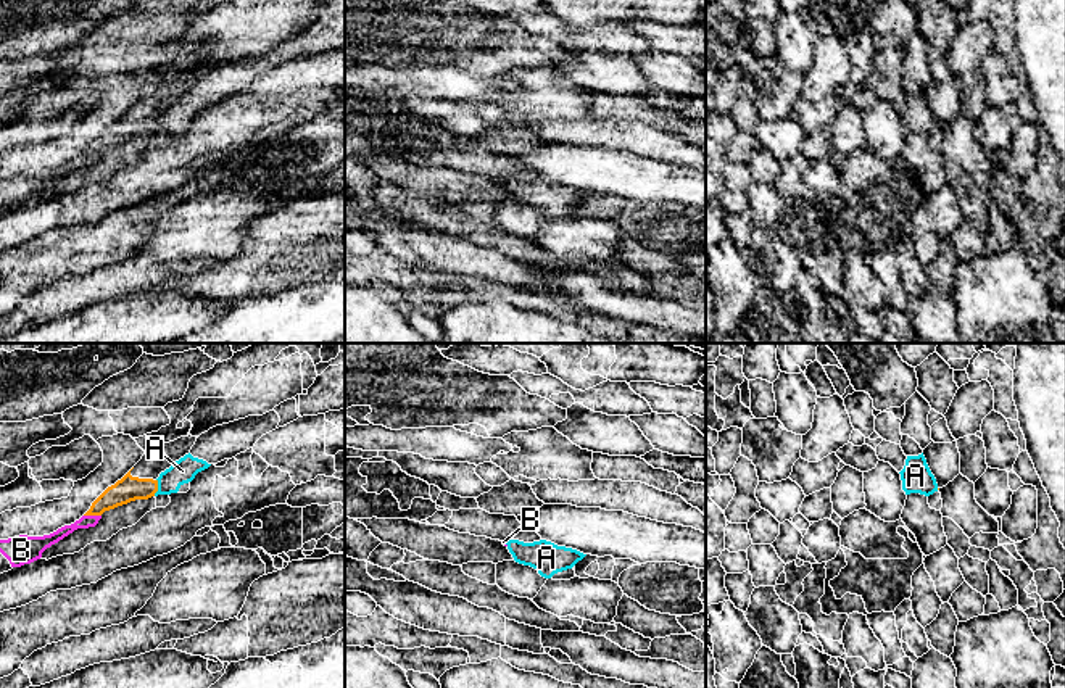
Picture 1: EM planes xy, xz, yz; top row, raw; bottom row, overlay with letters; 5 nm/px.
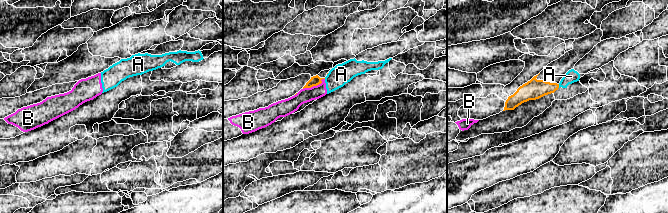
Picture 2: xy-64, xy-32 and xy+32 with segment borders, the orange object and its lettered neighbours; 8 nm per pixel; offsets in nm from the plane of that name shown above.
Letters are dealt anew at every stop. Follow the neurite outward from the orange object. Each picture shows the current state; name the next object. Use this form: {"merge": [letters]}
{"merge": []}

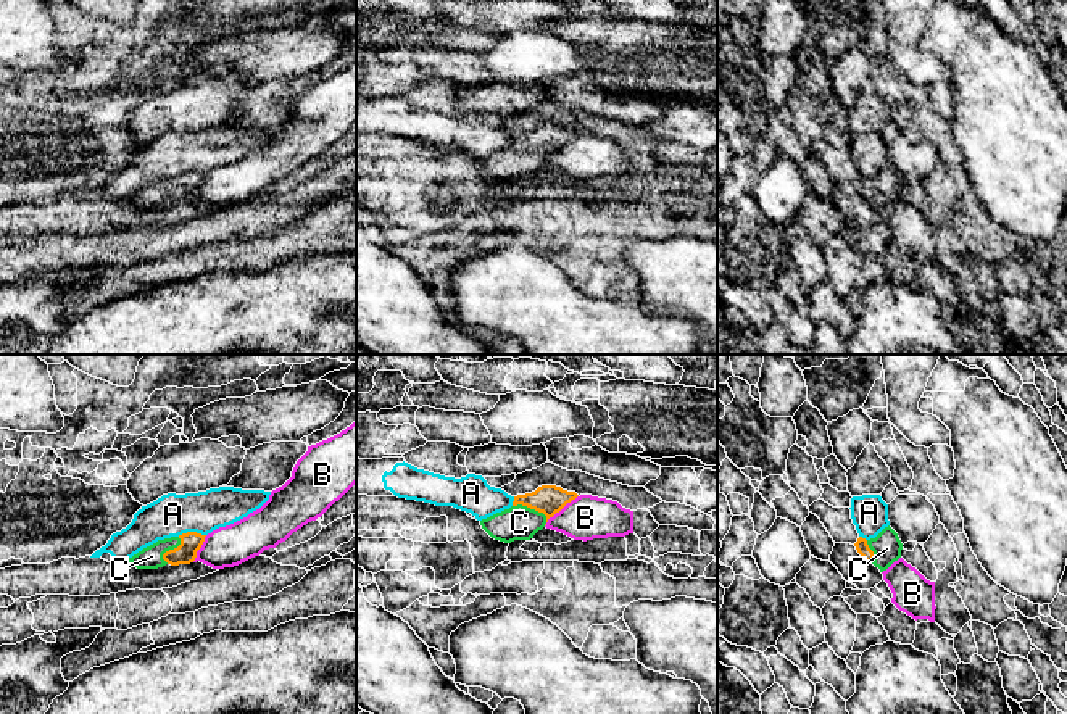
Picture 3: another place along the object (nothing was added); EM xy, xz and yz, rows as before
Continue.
{"merge": ["C"]}

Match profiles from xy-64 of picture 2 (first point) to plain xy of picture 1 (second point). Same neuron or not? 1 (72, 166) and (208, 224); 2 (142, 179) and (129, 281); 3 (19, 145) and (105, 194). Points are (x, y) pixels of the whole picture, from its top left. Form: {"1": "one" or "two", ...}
{"1": "one", "2": "two", "3": "one"}

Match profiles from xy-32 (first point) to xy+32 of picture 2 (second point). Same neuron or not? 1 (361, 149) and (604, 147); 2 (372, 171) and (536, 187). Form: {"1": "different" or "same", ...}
{"1": "same", "2": "different"}

